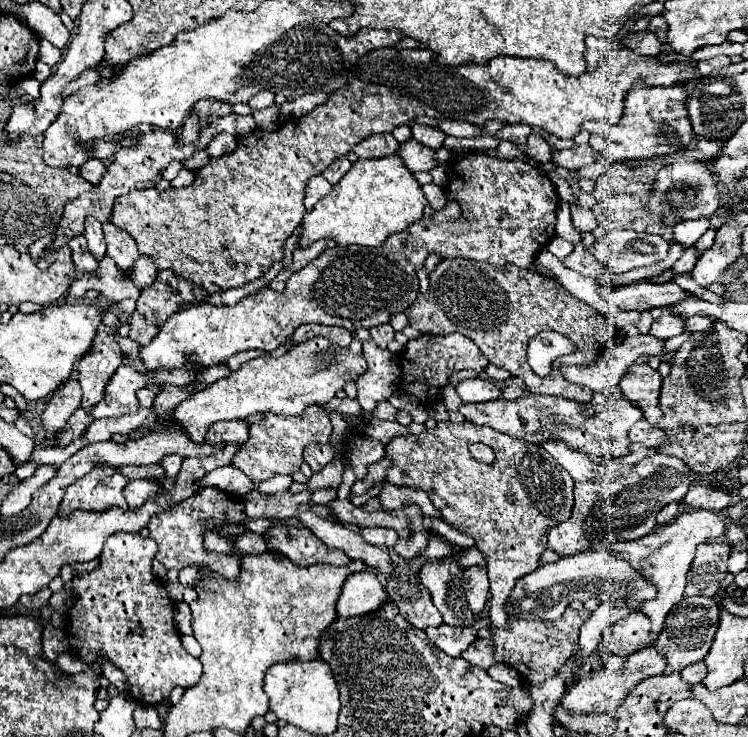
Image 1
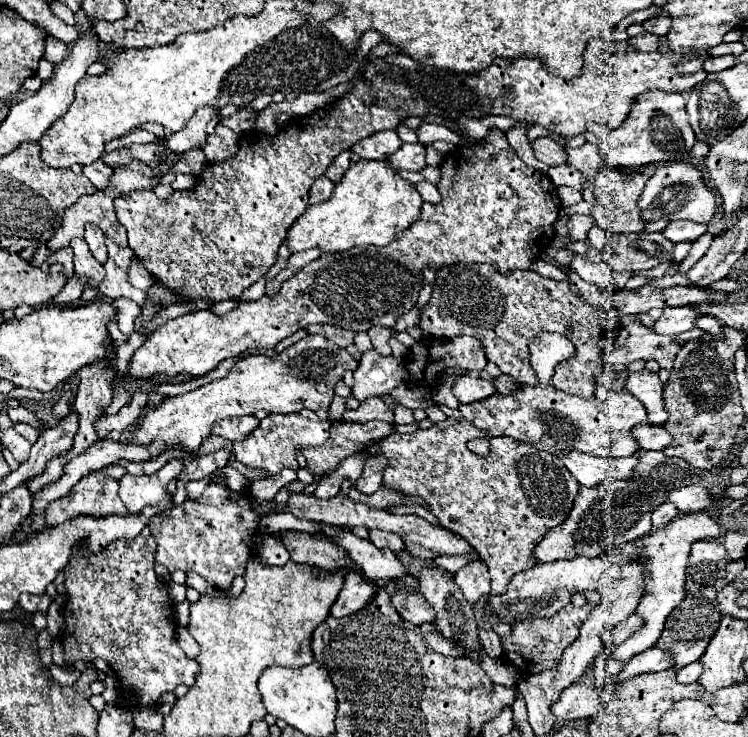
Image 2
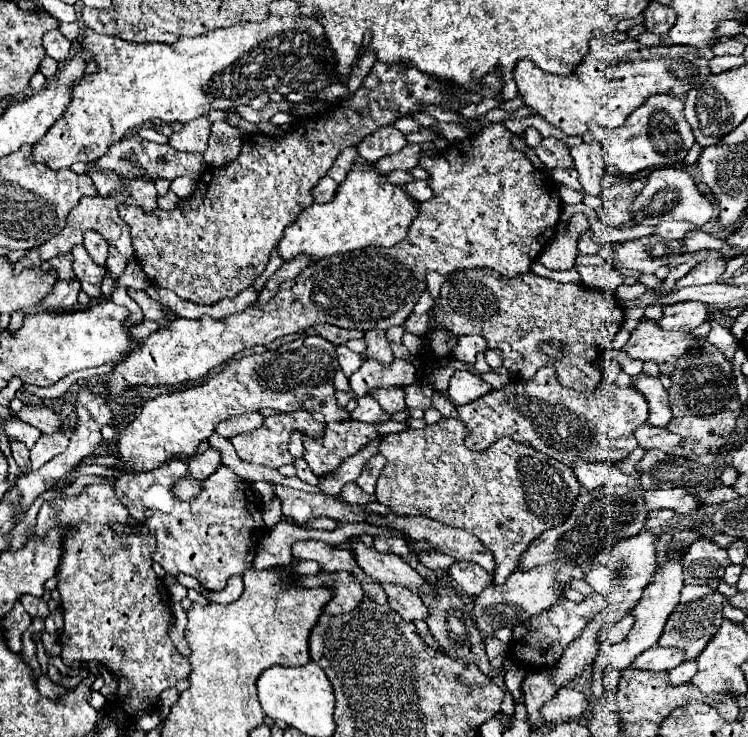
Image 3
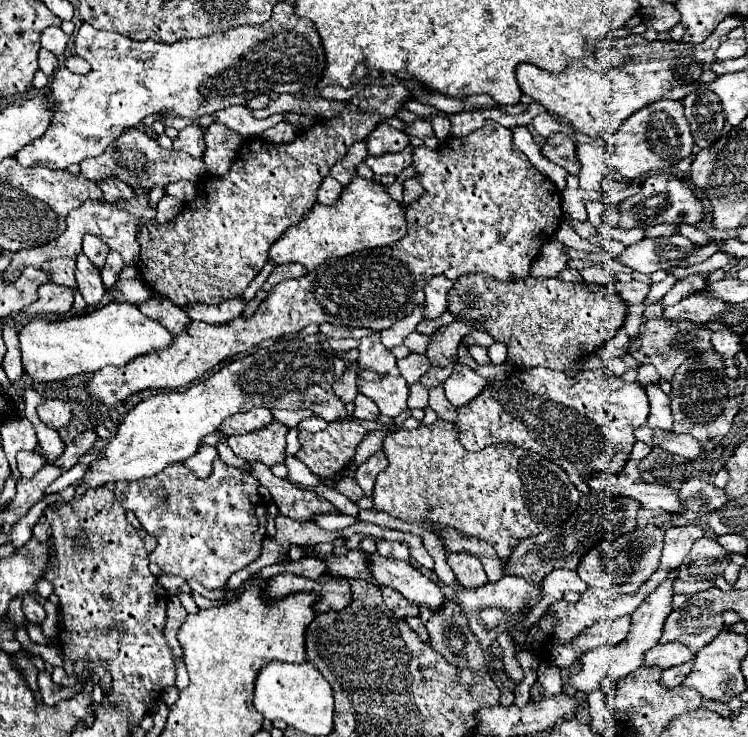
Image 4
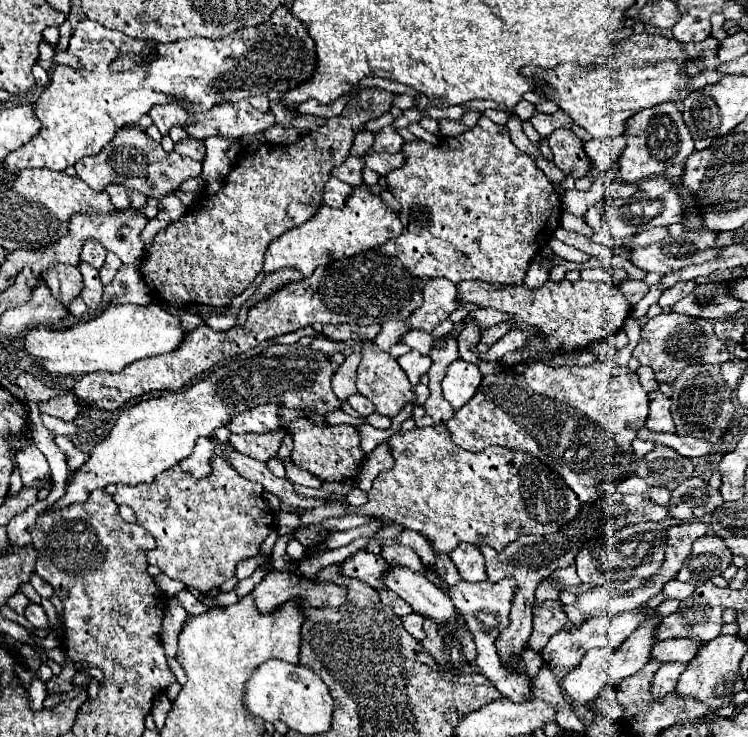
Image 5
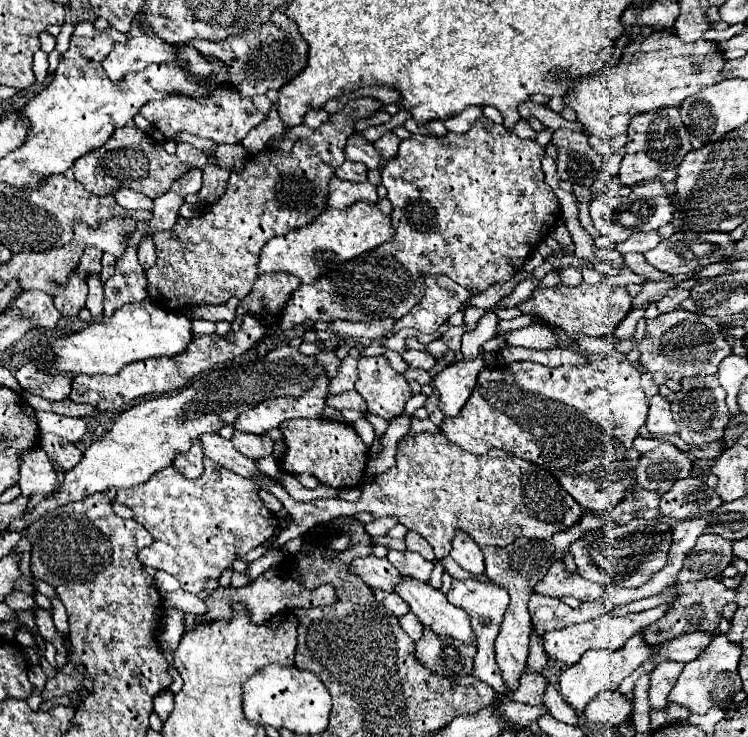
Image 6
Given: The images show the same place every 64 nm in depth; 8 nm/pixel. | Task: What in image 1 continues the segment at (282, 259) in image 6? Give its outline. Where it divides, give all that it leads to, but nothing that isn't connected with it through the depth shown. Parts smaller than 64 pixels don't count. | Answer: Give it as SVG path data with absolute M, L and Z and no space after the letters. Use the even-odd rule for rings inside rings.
M398 154L378 160L356 160L340 182L332 186L332 192L304 216L298 244L306 248L316 240L330 240L338 248L352 244L380 246L390 234L402 232L420 220L426 204L428 200L420 184L414 180L412 172L404 168Z

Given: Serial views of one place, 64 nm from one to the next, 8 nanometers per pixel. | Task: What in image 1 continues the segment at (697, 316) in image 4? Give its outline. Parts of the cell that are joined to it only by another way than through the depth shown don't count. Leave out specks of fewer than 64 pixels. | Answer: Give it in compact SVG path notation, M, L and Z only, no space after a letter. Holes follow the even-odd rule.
M664 307L661 317L653 322L649 333L668 340L684 332L684 320L685 317L673 314L669 307Z

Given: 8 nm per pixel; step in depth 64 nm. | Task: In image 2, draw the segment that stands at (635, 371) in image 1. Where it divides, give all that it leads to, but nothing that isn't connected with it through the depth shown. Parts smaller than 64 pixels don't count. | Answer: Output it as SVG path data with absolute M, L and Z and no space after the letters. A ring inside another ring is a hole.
M648 370L632 372L632 374L628 374L626 390L632 392L638 400L642 400L642 404L646 406L650 424L662 426L668 420L668 412L664 408L664 398L662 398L664 386L662 386L658 374L648 372Z

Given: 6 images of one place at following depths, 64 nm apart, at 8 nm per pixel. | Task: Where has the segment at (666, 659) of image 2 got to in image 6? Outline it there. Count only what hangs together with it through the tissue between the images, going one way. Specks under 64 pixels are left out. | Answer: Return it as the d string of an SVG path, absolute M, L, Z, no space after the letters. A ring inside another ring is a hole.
M718 630L684 634L684 636L678 636L676 640L670 640L668 644L662 644L660 654L664 658L676 660L676 662L680 662L680 660L690 662L690 660L696 660L696 656L700 656L700 652L712 642L714 636L718 636Z

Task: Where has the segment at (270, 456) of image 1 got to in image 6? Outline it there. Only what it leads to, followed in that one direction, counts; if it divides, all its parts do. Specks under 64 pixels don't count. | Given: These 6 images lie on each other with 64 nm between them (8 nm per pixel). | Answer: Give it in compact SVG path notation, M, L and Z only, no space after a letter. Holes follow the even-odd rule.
M234 432L232 434L232 444L234 448L252 458L252 460L258 460L258 458L264 458L264 456L270 456L272 454L272 448L274 448L274 442L270 438L262 438L258 434L248 434L248 432Z

